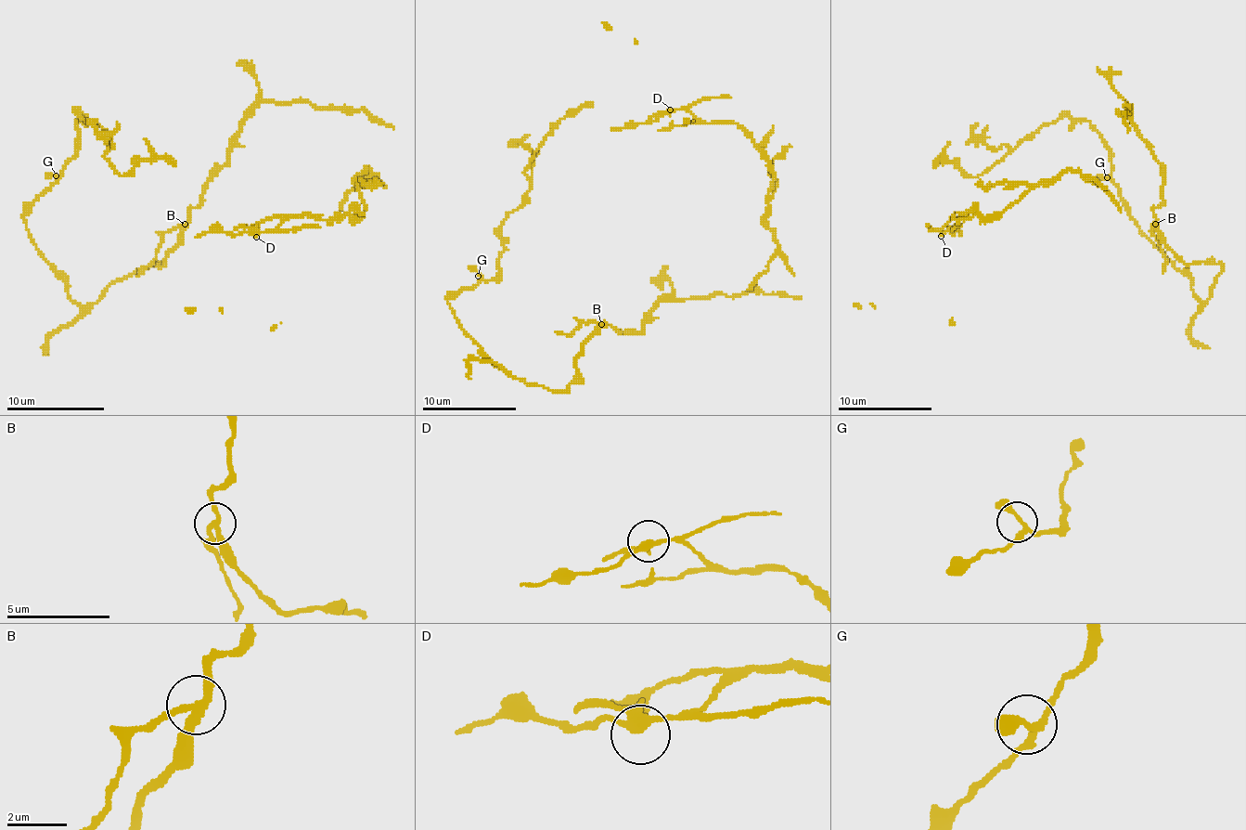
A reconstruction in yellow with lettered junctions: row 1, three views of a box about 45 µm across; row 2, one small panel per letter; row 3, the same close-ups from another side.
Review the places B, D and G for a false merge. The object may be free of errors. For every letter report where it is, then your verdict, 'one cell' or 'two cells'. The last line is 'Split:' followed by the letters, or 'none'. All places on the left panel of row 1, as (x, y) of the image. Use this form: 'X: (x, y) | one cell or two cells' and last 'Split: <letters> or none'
B: (185, 224) | two cells
D: (256, 237) | one cell
G: (56, 175) | one cell
Split: B

